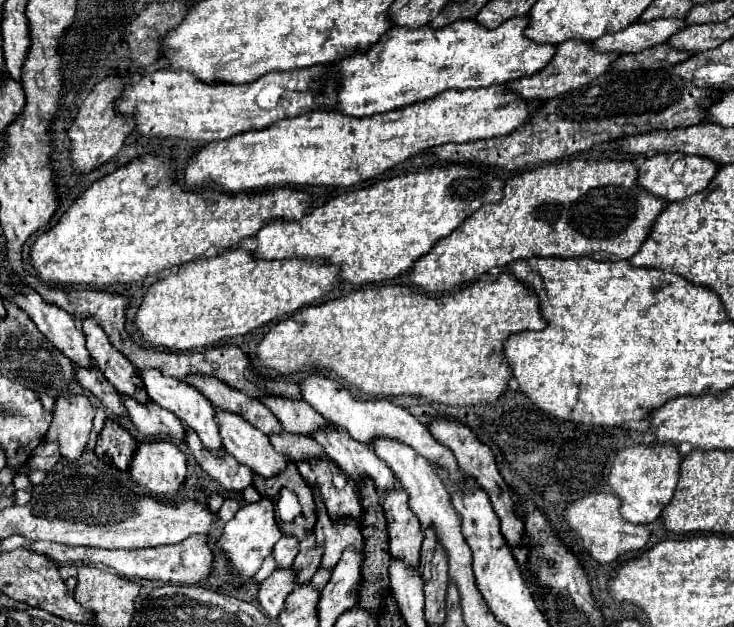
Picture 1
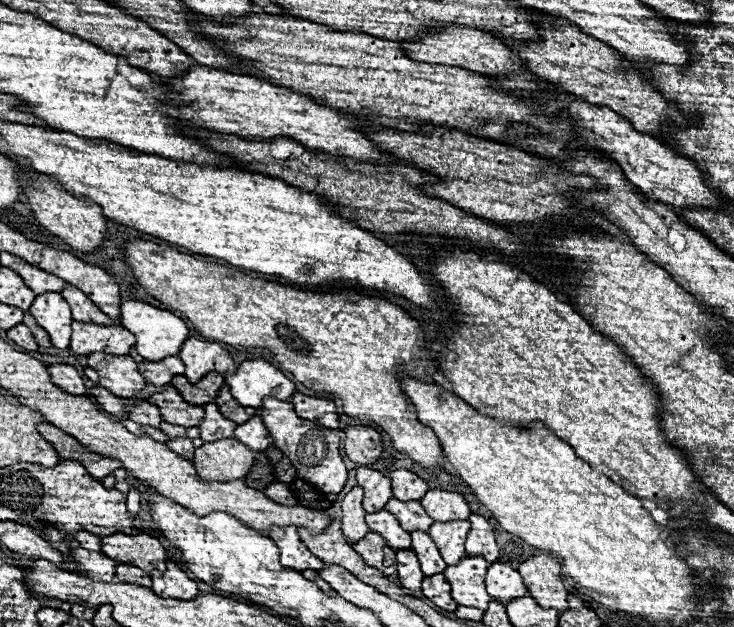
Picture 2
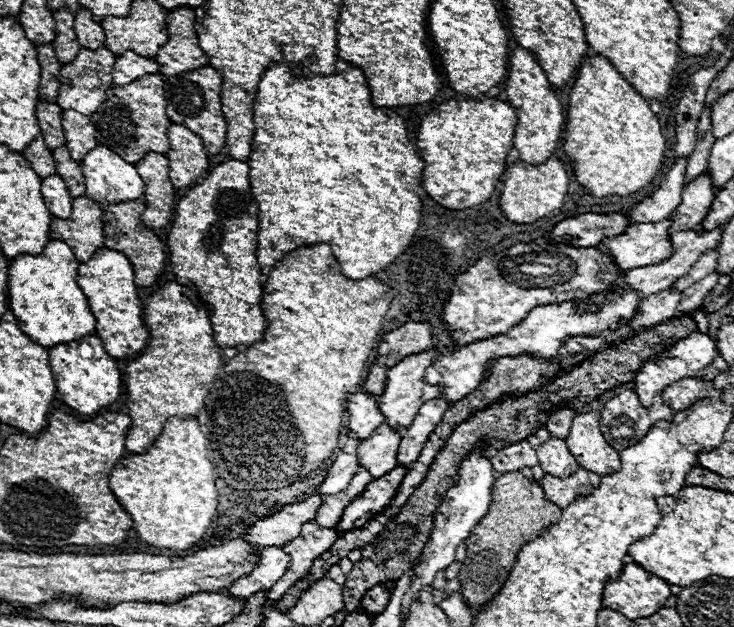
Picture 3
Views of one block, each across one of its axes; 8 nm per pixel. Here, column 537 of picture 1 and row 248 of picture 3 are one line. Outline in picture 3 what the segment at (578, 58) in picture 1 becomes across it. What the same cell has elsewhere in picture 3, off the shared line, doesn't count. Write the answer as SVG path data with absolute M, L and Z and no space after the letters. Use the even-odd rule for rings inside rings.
M82 196L82 200L74 200L74 212L70 220L52 218L50 232L64 240L76 254L80 262L92 258L92 254L104 246L102 232L102 210L100 204Z

